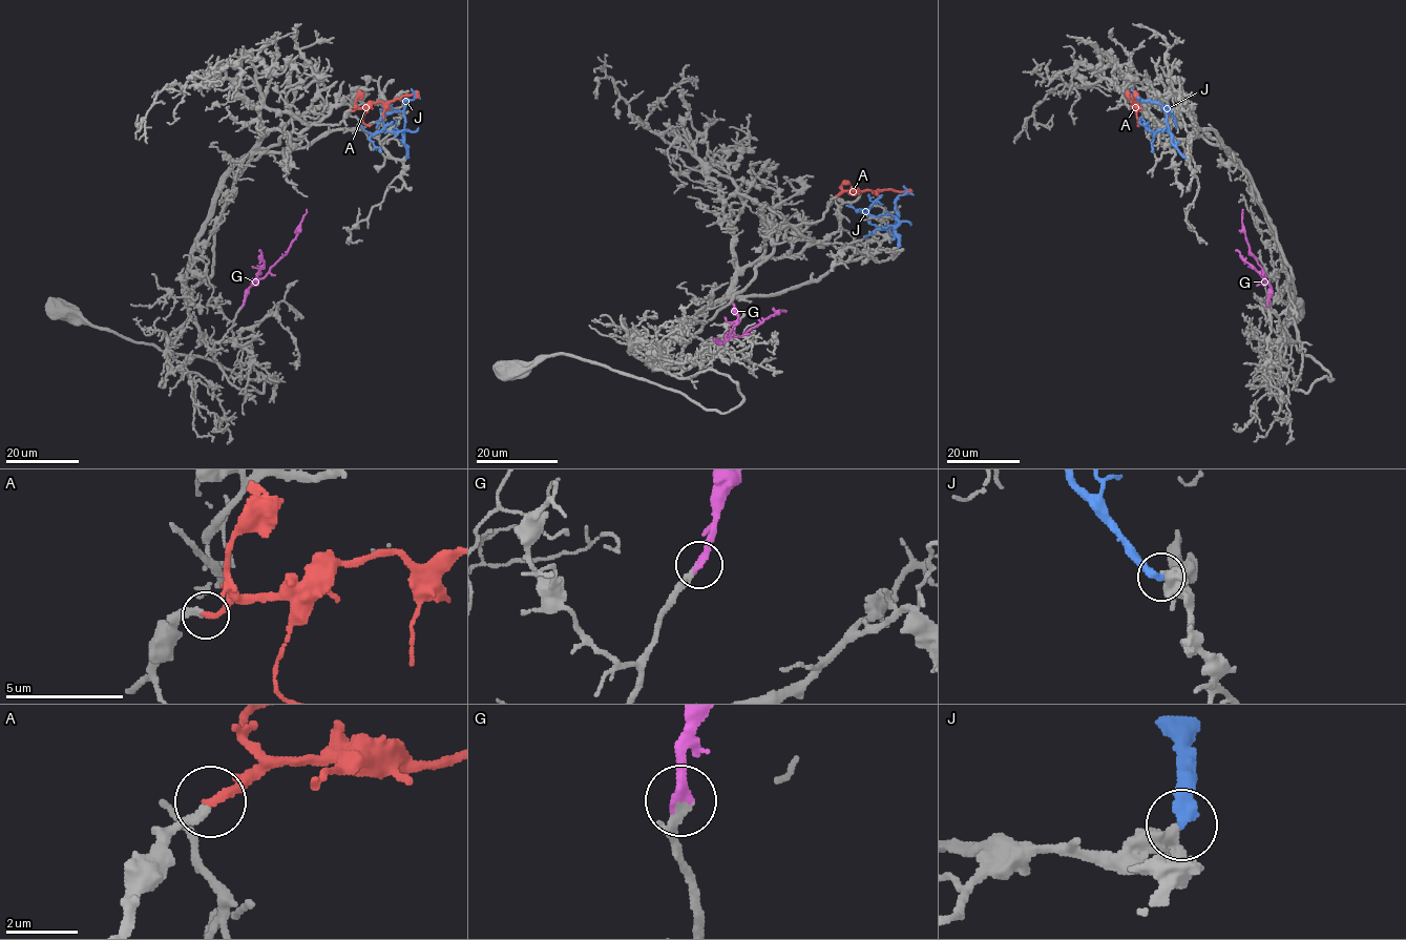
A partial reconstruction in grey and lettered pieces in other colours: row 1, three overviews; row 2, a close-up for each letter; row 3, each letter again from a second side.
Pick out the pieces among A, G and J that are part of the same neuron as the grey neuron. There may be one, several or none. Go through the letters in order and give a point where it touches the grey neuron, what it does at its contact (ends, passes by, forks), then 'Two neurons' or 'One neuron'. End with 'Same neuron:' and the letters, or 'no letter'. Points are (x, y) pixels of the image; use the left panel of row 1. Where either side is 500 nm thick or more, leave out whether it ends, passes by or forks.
A: Touches grey at (352, 110). It ends there. One neuron
G: Touches grey at (243, 306). It ends there. Two neurons
J: Touches grey at (406, 158). Two neurons
Same neuron: A

